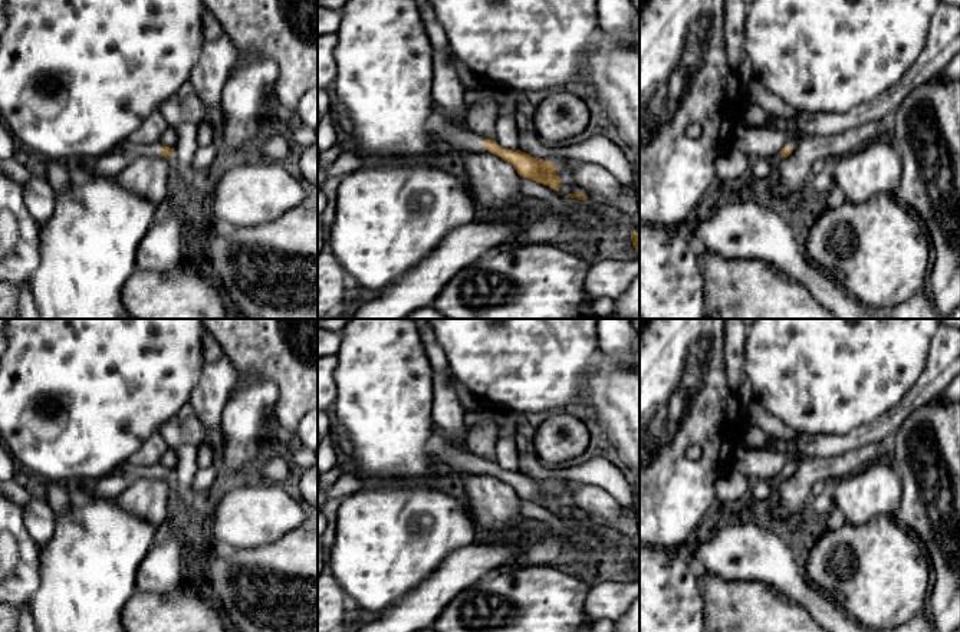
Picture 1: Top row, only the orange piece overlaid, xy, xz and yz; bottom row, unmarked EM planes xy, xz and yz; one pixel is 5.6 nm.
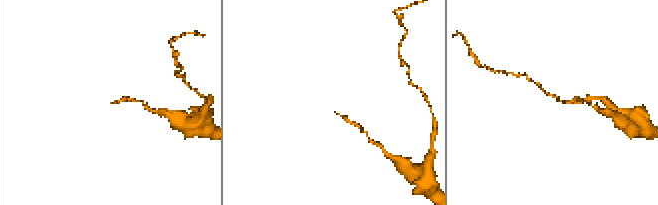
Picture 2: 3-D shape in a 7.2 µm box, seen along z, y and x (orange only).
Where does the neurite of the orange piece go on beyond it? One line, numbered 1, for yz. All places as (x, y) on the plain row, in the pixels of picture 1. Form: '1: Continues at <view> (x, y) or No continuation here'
1: Continues at yz (792, 464)

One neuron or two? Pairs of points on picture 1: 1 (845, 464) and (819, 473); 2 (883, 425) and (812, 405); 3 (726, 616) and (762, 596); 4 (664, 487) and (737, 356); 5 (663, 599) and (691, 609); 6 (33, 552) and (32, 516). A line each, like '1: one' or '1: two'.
1: one
2: two
3: one
4: two
5: one
6: two

